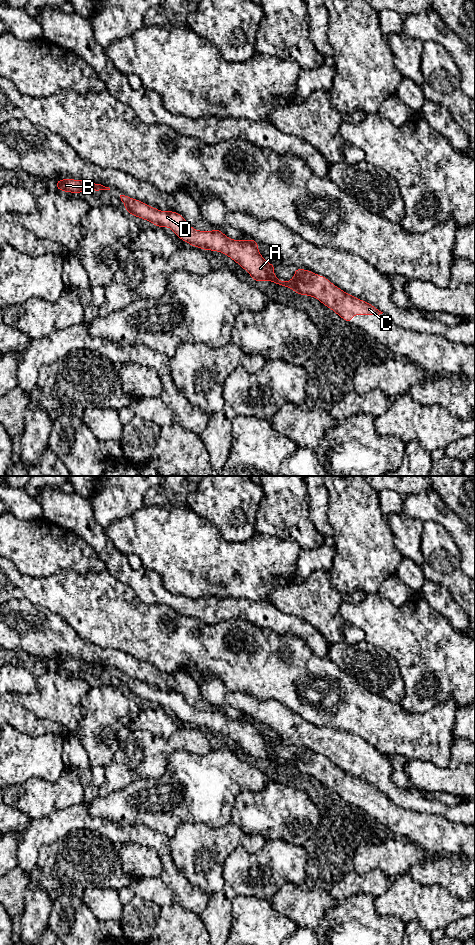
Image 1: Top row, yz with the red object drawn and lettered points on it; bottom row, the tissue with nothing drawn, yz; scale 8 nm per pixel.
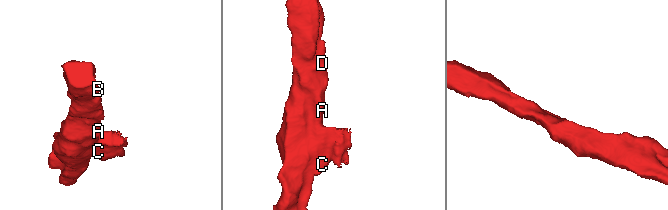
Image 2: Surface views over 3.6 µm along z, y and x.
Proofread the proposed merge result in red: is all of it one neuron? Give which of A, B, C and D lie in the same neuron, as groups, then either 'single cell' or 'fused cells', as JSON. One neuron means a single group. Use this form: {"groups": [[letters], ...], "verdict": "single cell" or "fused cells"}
{"groups": [["A", "B", "D"], ["C"]], "verdict": "fused cells"}

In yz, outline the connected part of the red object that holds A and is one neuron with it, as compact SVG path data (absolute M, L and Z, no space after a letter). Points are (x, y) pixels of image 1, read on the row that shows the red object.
M120 195L126 211L134 217L150 221L157 227L169 227L179 239L205 251L218 251L229 256L247 271L255 282L268 280L278 286L293 289L299 280L295 274L291 281L281 281L274 275L274 263L267 263L258 251L258 240L228 238L219 228L199 231L192 228L184 217L175 211L160 211L140 200Z

